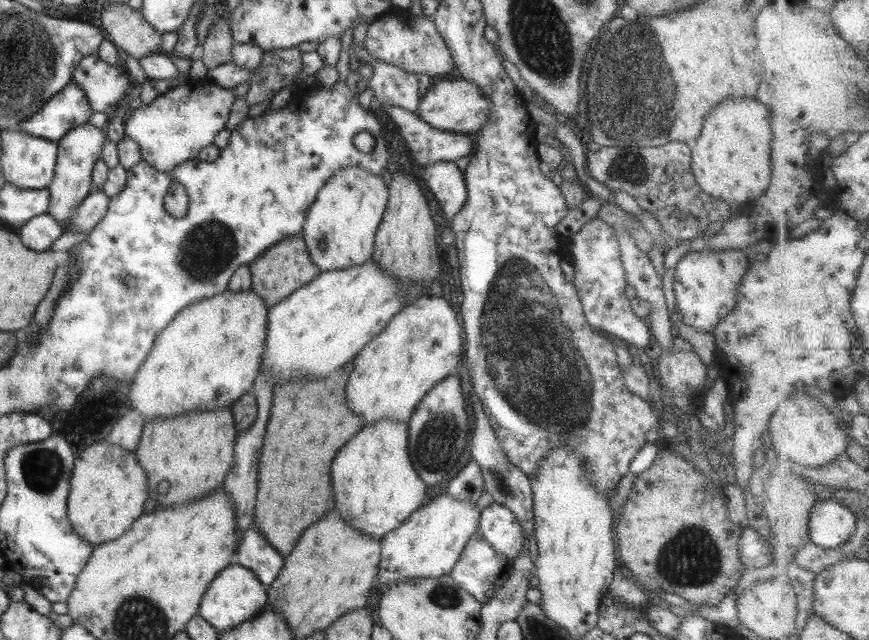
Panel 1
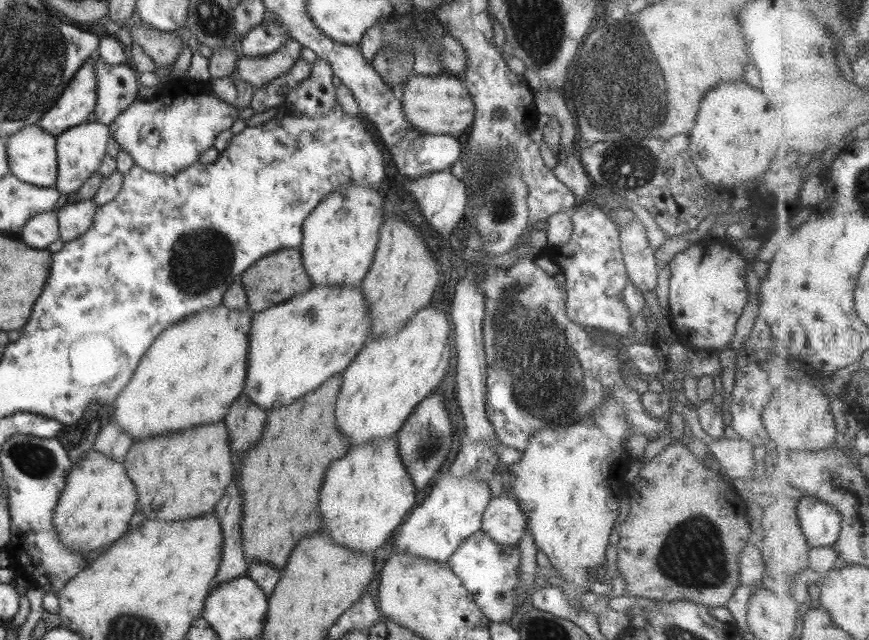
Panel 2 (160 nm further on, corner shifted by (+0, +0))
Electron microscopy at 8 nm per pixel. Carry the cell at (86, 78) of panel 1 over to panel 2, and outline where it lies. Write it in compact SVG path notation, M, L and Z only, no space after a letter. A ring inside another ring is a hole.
M97 58L94 71L96 101L93 113L99 124L108 125L137 98L141 84L129 63L107 65Z

